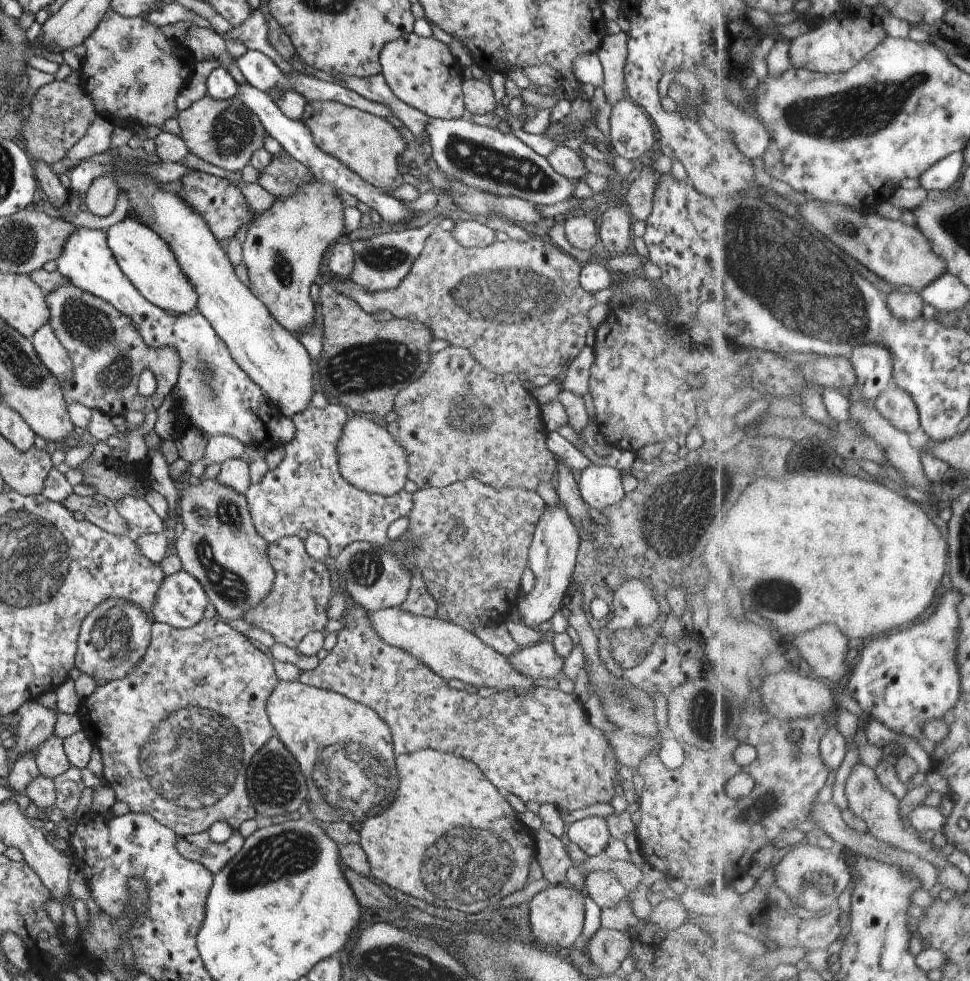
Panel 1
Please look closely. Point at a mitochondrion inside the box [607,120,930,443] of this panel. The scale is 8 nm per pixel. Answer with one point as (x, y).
(808, 286)

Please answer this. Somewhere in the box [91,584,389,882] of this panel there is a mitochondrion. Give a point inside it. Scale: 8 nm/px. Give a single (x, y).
(185, 760)

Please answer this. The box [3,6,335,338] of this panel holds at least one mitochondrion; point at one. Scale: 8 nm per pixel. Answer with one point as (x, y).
(232, 131)

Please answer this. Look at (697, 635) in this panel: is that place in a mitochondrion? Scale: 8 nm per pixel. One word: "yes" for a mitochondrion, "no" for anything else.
no

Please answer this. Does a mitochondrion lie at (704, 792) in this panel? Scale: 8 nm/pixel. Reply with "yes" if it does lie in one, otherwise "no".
no

